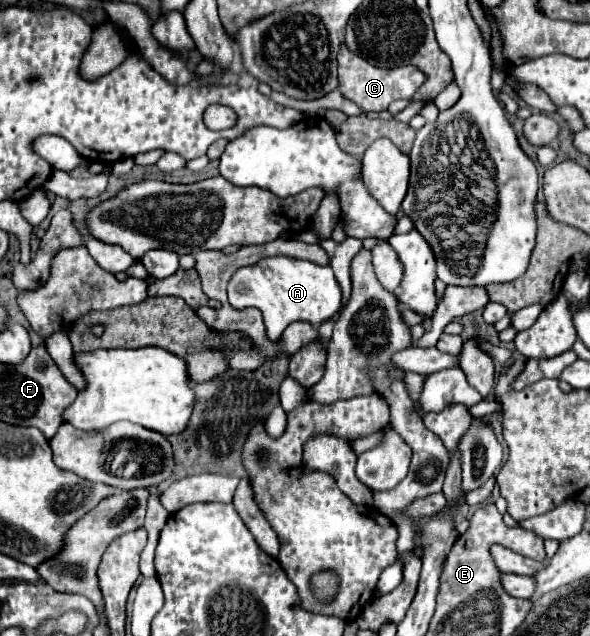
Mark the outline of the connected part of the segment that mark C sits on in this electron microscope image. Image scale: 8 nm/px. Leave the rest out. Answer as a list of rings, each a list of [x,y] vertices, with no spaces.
[[[341,46],[339,54],[337,54],[337,62],[339,62],[339,90],[345,98],[353,100],[357,106],[361,106],[365,112],[373,110],[373,112],[383,112],[387,110],[387,106],[393,100],[405,98],[411,100],[413,94],[425,84],[427,76],[415,68],[415,66],[395,66],[395,68],[377,68],[371,66],[365,58],[357,56],[355,52],[351,52],[347,46]]]

